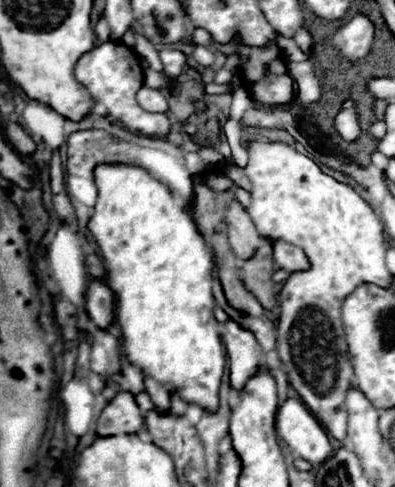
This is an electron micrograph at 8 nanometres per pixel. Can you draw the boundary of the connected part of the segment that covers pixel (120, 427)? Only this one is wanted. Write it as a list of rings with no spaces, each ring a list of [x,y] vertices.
[[[119,392],[101,412],[97,422],[97,436],[139,434],[143,428],[143,416],[135,404],[133,394]]]

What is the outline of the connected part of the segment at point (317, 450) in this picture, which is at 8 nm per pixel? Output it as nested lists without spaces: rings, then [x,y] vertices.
[[[289,398],[279,408],[275,428],[277,436],[289,446],[289,450],[311,464],[321,464],[333,454],[327,432],[301,400]]]

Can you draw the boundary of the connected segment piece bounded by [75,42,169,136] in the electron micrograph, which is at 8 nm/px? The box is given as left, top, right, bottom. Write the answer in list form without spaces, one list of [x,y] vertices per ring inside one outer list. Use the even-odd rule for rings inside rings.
[[[105,42],[87,54],[81,56],[81,60],[75,66],[75,78],[89,90],[89,94],[99,102],[111,120],[121,120],[121,124],[129,130],[141,132],[145,136],[167,136],[169,132],[169,118],[165,114],[153,114],[143,110],[135,94],[143,86],[143,70],[133,66],[135,54],[131,48],[127,48],[123,42]]]

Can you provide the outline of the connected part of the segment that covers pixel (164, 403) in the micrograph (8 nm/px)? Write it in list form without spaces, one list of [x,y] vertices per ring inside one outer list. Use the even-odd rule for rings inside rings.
[[[151,376],[145,378],[145,392],[151,396],[155,408],[169,408],[169,392]]]

